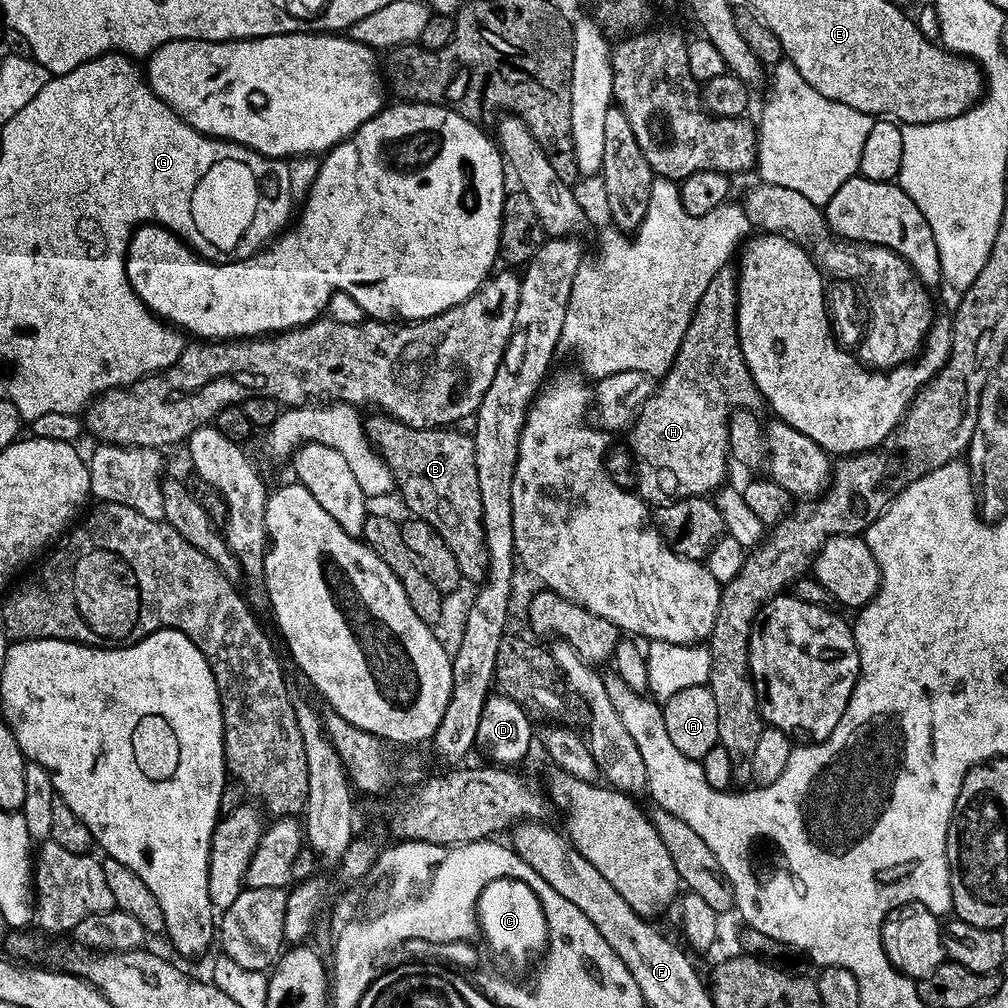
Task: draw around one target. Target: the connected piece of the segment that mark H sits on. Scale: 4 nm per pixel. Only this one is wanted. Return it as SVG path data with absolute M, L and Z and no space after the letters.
M726 266L722 270L718 270L714 274L714 278L710 278L710 286L706 286L706 290L702 290L702 298L698 298L696 308L692 312L692 320L688 324L688 329L684 335L682 346L678 350L678 354L674 358L672 367L668 373L655 385L652 396L645 404L640 407L640 415L636 417L631 429L632 435L632 452L636 455L636 468L640 471L640 488L638 487L638 495L641 500L652 506L664 506L669 502L675 502L686 498L687 496L708 496L715 493L717 489L725 483L724 471L730 467L730 455L728 446L728 414L733 406L742 408L755 409L758 404L758 393L756 383L750 374L750 370L746 366L746 358L740 349L740 339L738 338L738 326L736 325L736 277L737 269L732 266Z

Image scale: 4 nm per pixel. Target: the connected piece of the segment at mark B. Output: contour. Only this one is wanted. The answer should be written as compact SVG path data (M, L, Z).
M375 414L363 421L364 434L373 448L384 459L386 466L392 471L395 487L400 488L404 500L408 503L409 513L424 520L438 534L442 534L442 542L450 546L450 554L454 554L454 562L458 562L458 570L465 581L483 581L484 571L488 568L488 551L484 541L484 519L482 518L482 498L478 494L478 470L474 458L474 442L466 431L456 432L455 427L412 428L401 420L387 414Z

